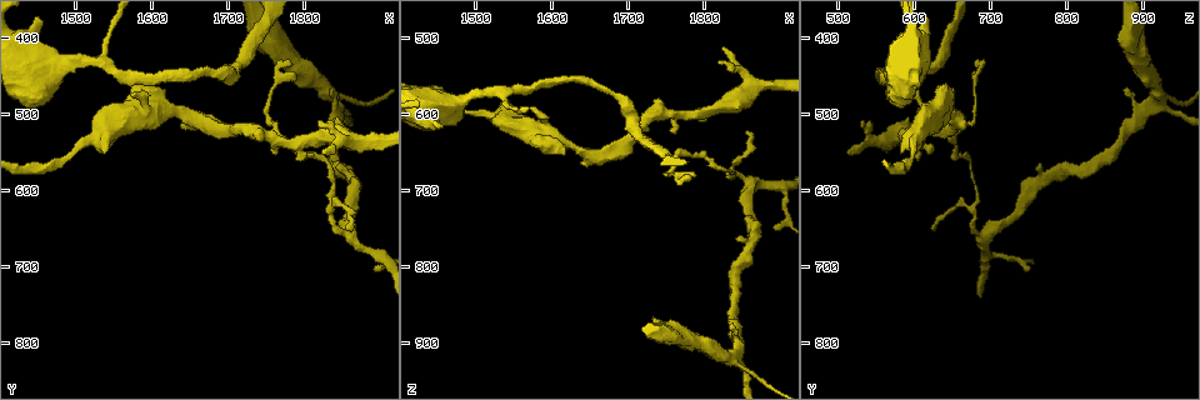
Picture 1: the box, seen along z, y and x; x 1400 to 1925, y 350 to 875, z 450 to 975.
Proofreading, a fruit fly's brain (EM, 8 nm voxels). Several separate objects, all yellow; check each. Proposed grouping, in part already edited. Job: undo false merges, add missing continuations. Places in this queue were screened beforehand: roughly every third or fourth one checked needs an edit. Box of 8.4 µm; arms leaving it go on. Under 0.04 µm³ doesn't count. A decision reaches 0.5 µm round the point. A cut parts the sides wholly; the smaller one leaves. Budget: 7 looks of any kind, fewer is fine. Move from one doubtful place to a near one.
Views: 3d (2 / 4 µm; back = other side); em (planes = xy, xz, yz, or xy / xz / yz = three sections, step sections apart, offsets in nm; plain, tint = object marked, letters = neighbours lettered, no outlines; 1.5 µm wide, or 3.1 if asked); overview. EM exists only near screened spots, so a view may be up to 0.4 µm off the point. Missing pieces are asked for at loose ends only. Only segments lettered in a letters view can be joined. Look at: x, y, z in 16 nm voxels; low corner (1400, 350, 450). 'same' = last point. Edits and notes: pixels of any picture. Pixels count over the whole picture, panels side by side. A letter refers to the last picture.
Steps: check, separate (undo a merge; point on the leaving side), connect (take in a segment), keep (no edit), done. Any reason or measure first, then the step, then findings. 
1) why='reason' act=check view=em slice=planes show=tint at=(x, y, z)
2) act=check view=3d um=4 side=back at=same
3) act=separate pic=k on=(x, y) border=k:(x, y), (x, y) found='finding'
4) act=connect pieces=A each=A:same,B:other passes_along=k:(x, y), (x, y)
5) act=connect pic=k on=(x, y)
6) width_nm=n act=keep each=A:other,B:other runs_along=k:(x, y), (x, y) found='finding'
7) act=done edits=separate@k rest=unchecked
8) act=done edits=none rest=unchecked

why='thin end' act=check view=em slice=xy step=8 show=letters at=(1855, 650, 620)

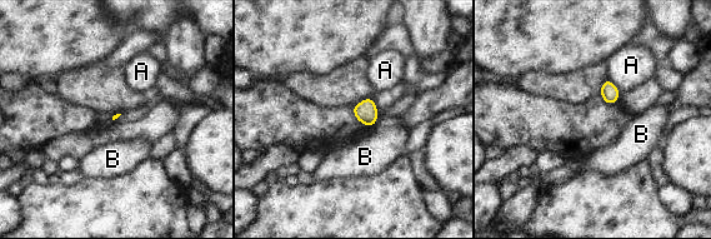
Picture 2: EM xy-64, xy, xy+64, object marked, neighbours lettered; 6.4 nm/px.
why='cut it another way' act=check view=em slice=planes show=letters at=same

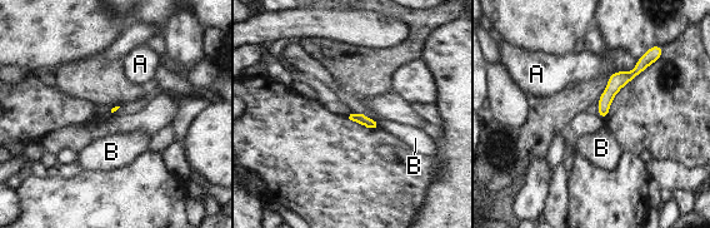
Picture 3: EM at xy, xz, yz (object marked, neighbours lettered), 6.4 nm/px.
act=keep each=A:other,B:other border=3:(375, 122), (376, 127) found='no lettered segment goes on from it'

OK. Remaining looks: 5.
why='an open end' act=check view=3d um=2 at=(1780, 430, 690)

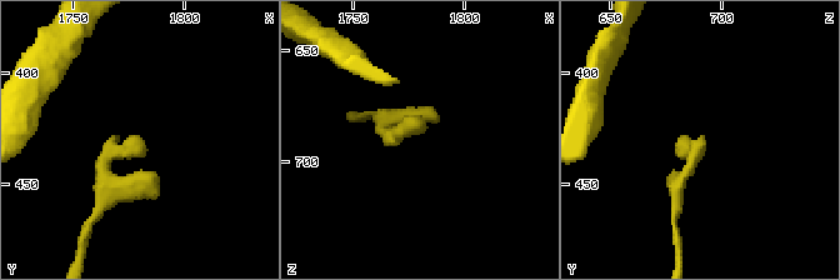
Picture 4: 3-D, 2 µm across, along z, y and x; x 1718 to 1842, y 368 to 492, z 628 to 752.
why='shape alone is not enough' act=check view=em slice=planes show=letters at=(1779, 429, 685)

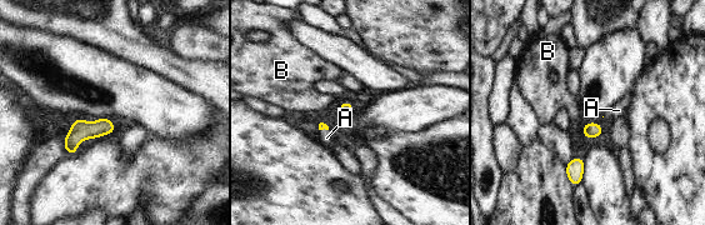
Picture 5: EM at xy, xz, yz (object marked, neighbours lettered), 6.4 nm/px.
longest_contact=B:90nm act=connect pieces=A each=A:same,B:other passes_along=5:(591, 130), (601, 126), (619, 110) found='it goes on there'

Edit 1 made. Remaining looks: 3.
act=done edits=connect@5 rest=unchecked

